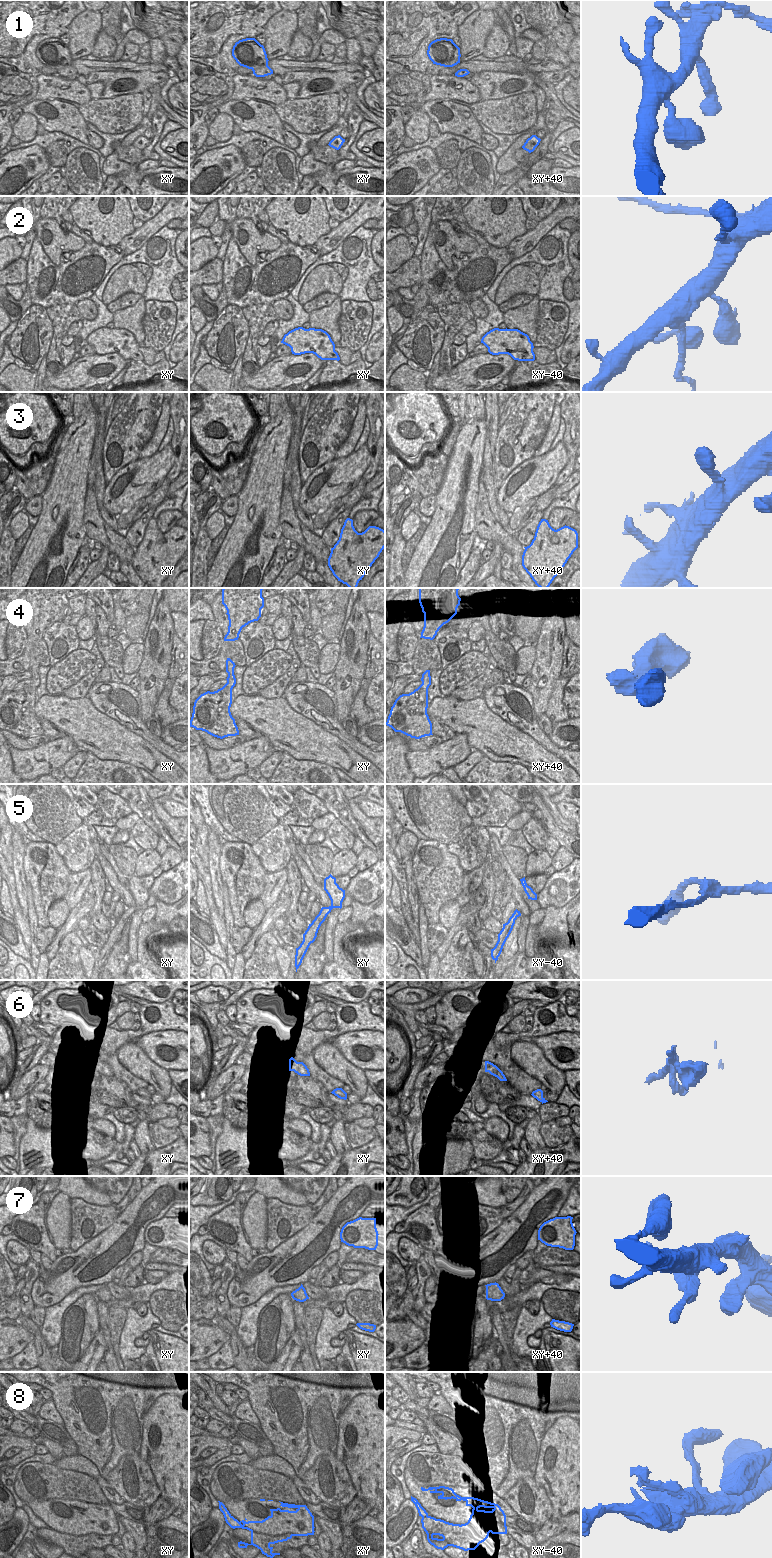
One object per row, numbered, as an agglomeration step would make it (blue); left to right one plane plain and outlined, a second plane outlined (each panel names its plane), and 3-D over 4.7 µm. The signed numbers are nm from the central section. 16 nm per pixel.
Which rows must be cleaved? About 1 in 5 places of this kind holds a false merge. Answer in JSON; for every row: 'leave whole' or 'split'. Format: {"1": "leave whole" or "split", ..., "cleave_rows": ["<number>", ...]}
{"1": "leave whole", "2": "leave whole", "3": "leave whole", "4": "leave whole", "5": "split", "6": "leave whole", "7": "leave whole", "8": "split", "cleave_rows": ["5", "8"]}

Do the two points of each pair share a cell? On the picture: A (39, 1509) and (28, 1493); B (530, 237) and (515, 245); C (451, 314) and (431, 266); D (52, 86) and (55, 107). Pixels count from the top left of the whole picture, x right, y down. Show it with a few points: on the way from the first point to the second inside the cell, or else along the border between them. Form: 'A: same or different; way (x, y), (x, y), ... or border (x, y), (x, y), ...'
A: same; way (35, 1505), (29, 1497)
B: same; way (526, 241), (519, 245)
C: different; border (468, 301), (439, 303), (436, 306)
D: different; border (56, 98), (34, 100)

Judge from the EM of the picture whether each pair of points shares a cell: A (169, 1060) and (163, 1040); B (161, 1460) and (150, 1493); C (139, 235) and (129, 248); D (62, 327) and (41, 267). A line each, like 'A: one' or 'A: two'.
A: one
B: two
C: one
D: two

